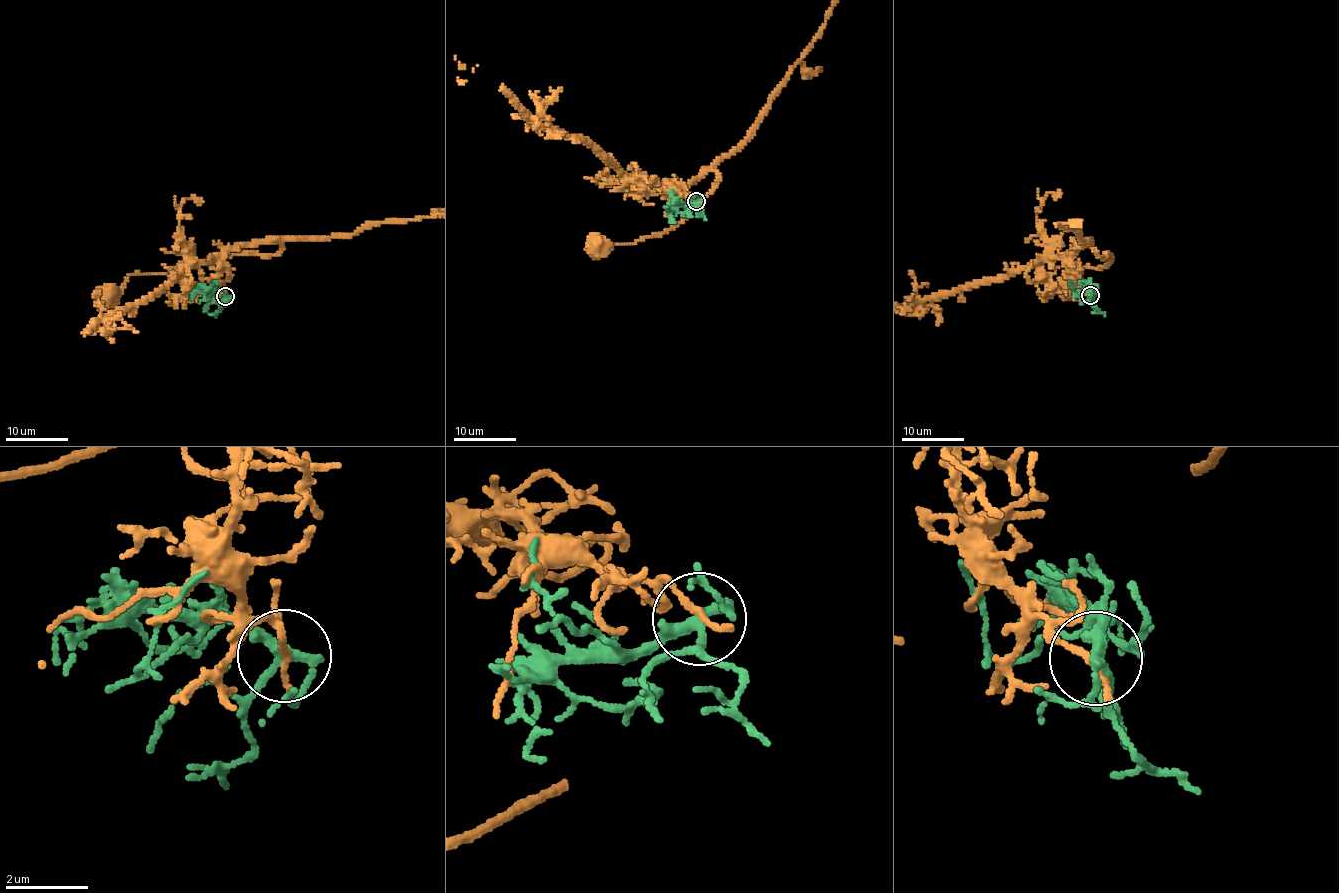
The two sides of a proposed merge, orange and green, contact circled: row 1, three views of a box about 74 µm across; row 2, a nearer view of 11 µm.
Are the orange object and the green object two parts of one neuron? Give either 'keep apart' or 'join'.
keep apart

